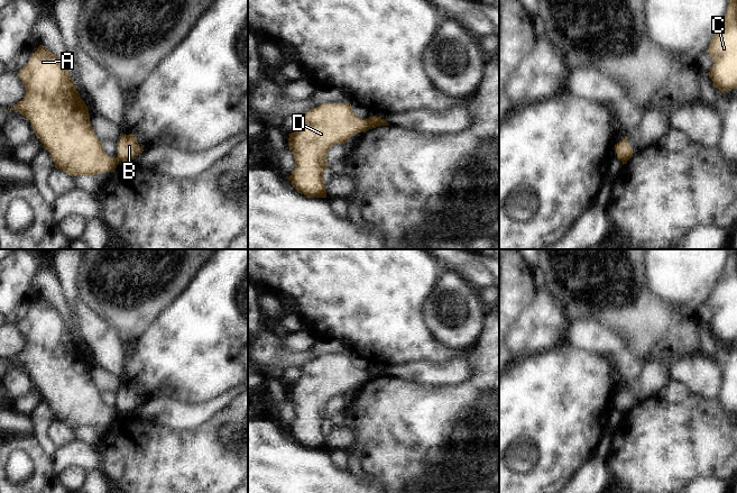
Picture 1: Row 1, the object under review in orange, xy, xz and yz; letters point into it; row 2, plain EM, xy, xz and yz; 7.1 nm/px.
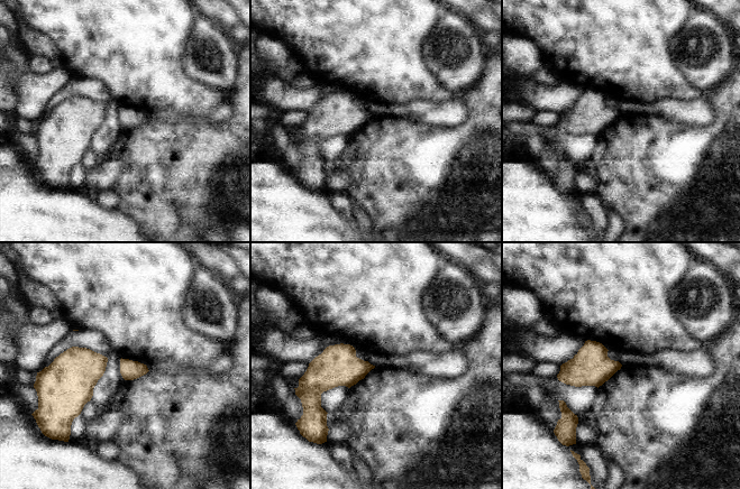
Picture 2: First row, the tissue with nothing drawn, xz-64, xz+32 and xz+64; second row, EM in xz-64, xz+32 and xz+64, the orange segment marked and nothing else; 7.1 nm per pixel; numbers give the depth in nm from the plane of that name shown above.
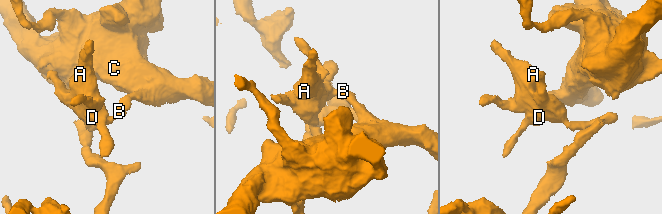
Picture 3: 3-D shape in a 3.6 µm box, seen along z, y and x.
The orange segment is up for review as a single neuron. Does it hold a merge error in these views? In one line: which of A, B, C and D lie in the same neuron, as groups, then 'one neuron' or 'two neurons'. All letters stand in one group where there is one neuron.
groups A D / B C; two neurons

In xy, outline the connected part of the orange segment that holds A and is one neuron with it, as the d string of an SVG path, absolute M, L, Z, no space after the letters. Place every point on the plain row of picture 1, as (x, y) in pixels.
M39 296L28 316L20 321L19 329L26 338L26 348L16 358L10 359L9 364L18 362L31 374L36 389L43 394L44 400L49 403L56 421L61 421L70 428L94 428L100 424L116 422L120 411L118 409L110 410L105 405L103 394L98 391L90 374L90 365L85 354L75 340L75 335L71 330L65 316L55 305Z

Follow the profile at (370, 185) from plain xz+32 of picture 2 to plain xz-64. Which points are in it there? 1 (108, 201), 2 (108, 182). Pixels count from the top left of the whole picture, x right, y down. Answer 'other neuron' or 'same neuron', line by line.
1: other neuron
2: other neuron

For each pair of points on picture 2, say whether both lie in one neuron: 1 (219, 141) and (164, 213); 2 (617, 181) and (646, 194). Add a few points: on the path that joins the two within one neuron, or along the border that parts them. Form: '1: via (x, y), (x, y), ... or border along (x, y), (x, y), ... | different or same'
1: via (210, 159), (174, 195) | same
2: via (623, 181), (632, 181), (639, 187) | same

